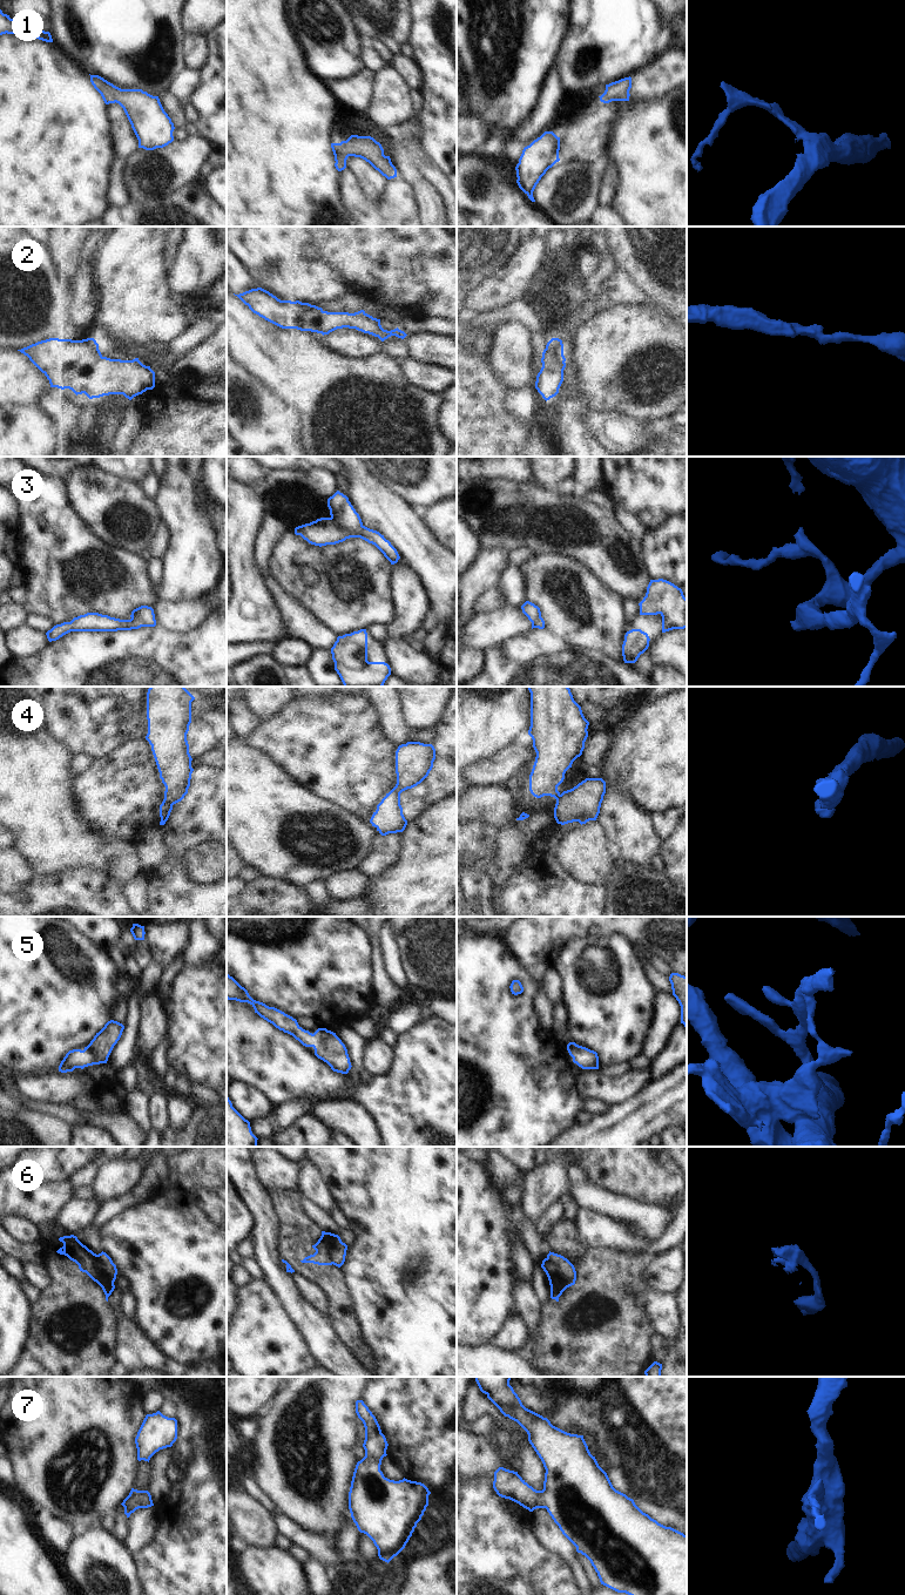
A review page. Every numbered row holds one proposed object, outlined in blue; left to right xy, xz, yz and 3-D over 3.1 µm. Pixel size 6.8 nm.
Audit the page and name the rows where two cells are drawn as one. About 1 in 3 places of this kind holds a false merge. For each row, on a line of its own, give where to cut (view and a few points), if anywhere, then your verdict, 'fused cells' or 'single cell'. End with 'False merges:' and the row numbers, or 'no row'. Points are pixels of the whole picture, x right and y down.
1: no cut; single cell
2: no cut; single cell
3: cut in xz along (331, 516), (339, 526), (353, 529), (372, 542); fused cells
4: cut in xy along (164, 798), (173, 804); fused cells
5: no cut; single cell
6: cut in yz along (546, 1258), (560, 1277), (574, 1282); fused cells
7: no cut; single cell
False merges: 3, 4, 6

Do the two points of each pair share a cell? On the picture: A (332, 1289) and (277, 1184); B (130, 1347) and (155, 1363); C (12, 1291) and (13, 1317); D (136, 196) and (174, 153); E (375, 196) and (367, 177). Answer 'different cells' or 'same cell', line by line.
A: different cells
B: same cell
C: same cell
D: same cell
E: same cell

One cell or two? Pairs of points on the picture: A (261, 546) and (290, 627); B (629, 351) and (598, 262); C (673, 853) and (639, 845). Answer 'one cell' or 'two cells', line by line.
A: one cell
B: two cells
C: two cells

